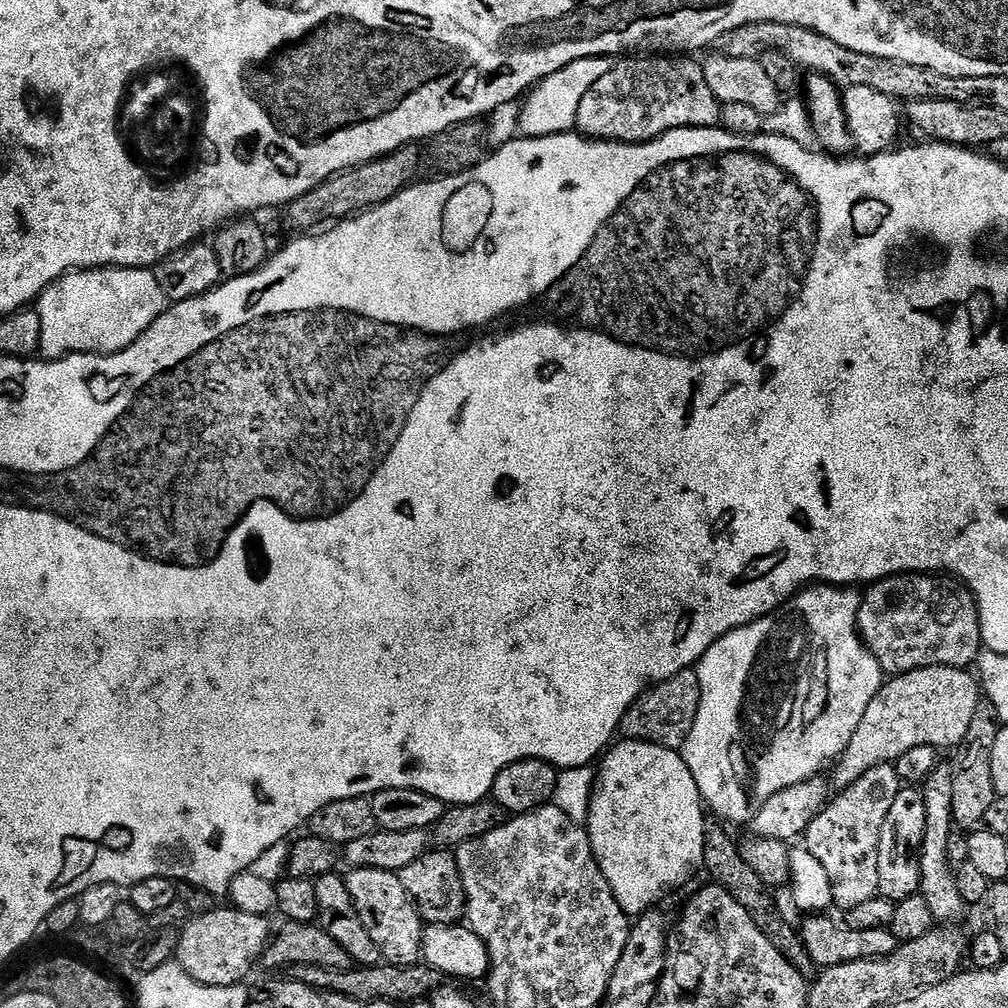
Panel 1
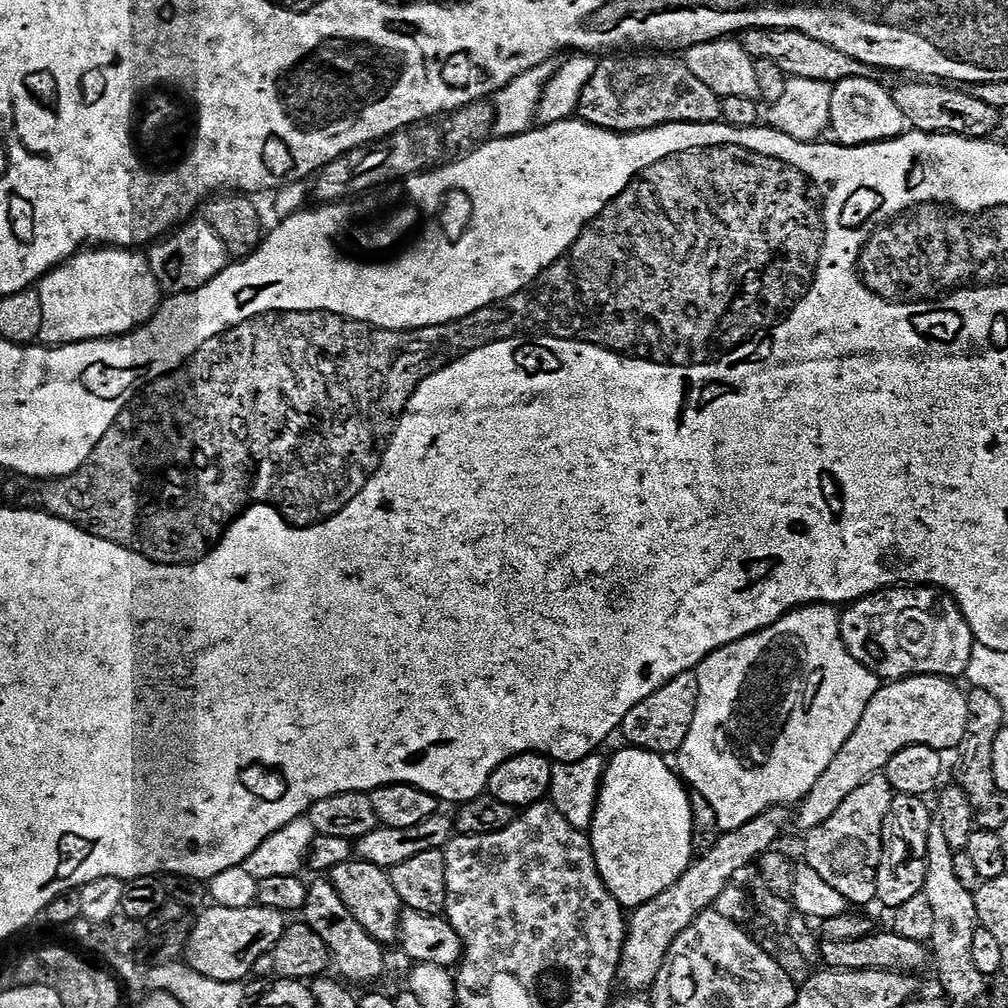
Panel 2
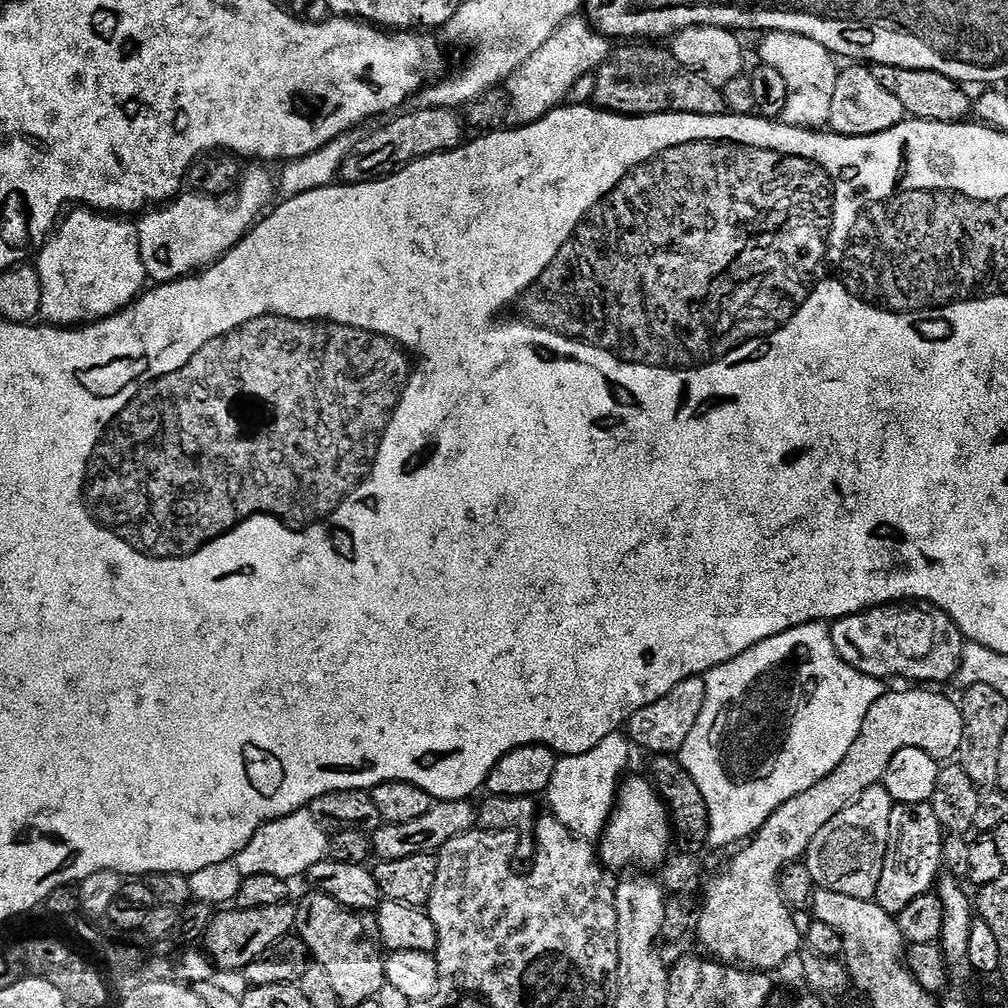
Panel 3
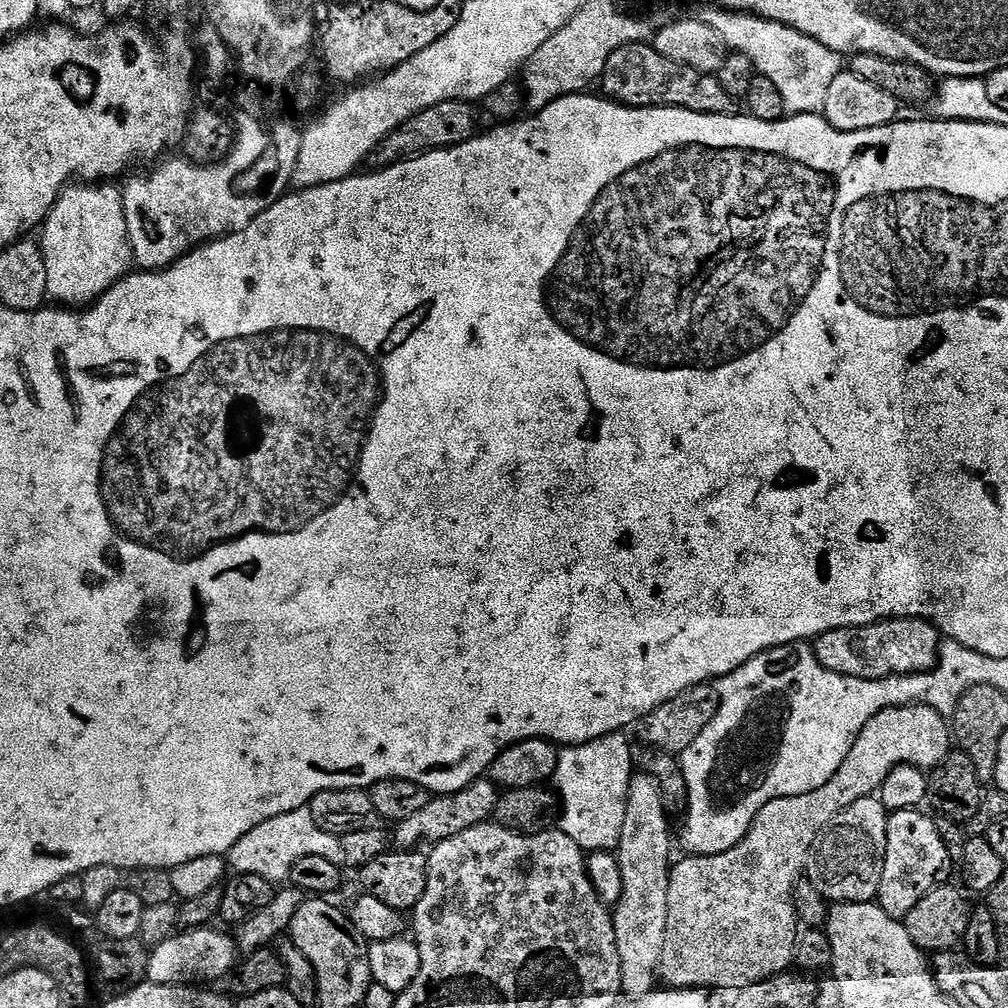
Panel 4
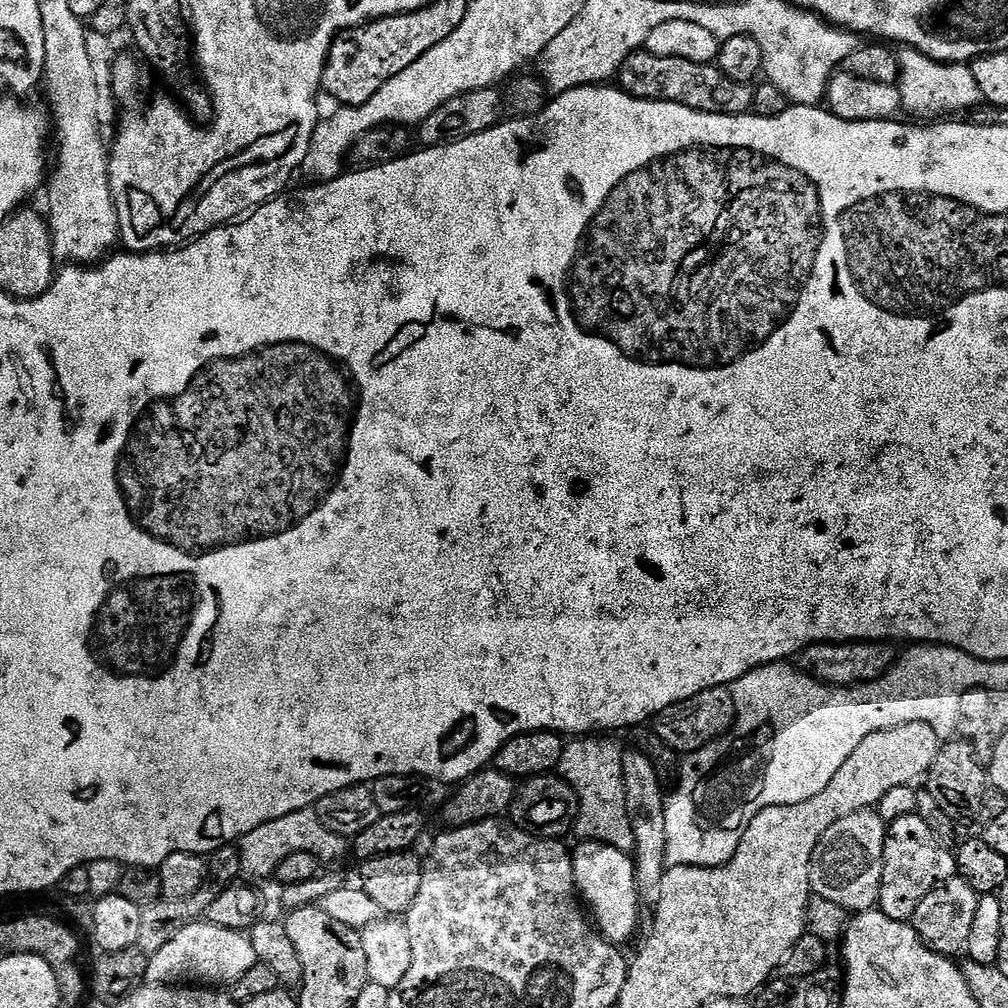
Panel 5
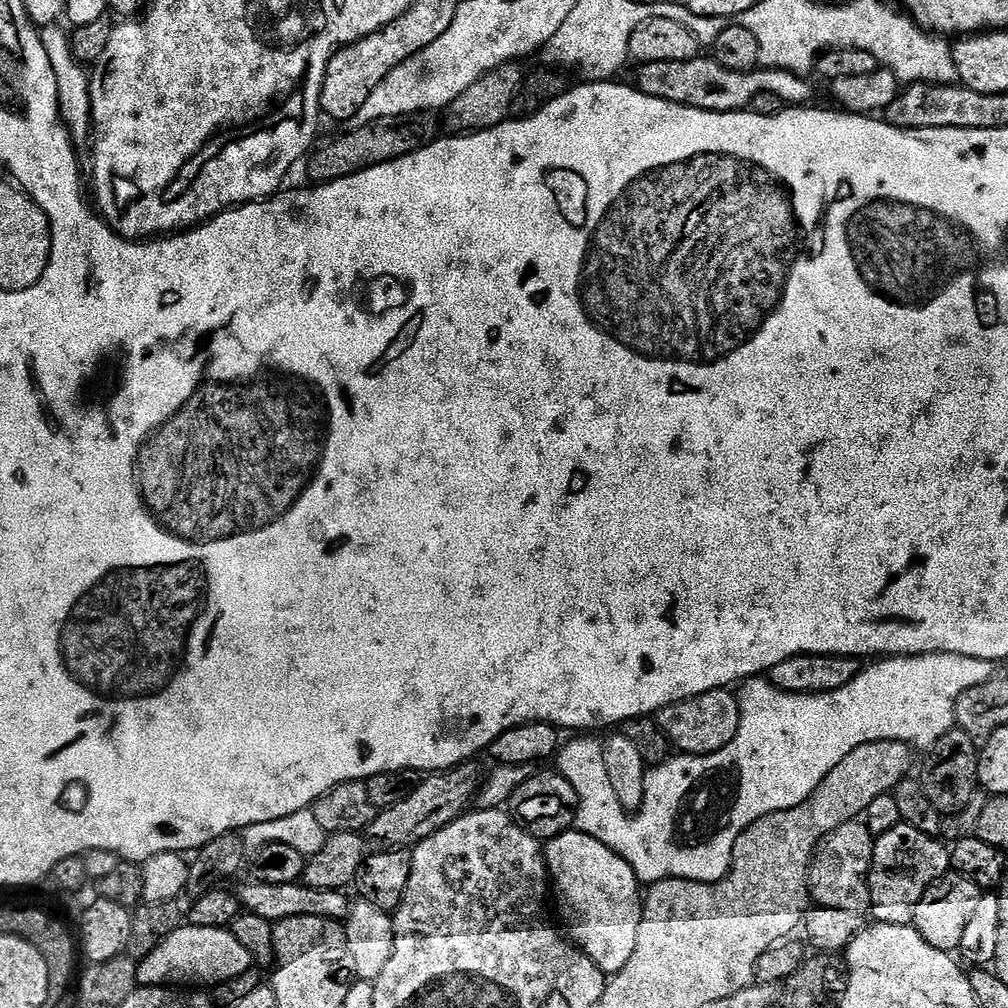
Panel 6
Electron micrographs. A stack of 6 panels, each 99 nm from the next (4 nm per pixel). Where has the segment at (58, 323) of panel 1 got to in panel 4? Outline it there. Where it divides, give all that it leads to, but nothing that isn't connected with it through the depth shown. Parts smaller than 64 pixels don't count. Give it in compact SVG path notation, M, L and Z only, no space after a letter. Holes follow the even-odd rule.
M78 182L68 185L57 198L50 214L41 225L38 243L46 262L48 300L60 306L91 306L96 299L133 271L132 243L126 227L125 206L121 189L108 182Z

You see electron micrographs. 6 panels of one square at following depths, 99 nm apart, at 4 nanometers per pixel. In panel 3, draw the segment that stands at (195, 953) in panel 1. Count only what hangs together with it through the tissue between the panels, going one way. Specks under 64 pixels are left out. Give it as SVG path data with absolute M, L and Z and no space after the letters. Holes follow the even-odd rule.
M285 902L278 906L262 906L258 910L242 910L233 907L231 910L220 910L212 917L212 925L206 937L207 955L217 969L225 968L228 972L239 973L254 958L266 954L274 942L289 935L296 926L296 904Z

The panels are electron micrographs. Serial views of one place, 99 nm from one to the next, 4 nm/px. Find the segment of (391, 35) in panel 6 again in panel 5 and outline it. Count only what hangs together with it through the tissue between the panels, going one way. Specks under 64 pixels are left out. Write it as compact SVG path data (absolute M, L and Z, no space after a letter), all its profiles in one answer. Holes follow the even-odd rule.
M426 7L416 12L403 12L401 16L384 16L381 20L369 20L359 28L348 28L340 33L330 46L328 61L324 64L323 91L329 92L337 105L346 108L370 102L394 74L402 74L406 66L414 66L426 50L434 50L438 42L446 42L446 38L462 26L463 11L432 11L431 7Z

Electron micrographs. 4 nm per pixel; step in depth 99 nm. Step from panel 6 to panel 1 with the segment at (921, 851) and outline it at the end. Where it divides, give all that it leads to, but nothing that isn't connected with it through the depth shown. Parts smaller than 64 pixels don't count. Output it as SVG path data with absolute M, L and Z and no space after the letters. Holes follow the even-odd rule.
M904 786L890 805L890 814L882 822L878 842L879 895L890 901L905 900L920 890L920 851L926 834L926 802L919 787Z

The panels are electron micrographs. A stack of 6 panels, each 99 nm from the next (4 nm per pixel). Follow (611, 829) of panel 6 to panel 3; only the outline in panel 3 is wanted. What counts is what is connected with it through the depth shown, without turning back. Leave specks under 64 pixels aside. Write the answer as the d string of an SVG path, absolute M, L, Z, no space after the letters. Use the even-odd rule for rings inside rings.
M619 731L602 738L602 742L598 742L594 750L586 750L586 754L560 756L557 759L554 778L550 778L546 793L547 811L578 838L596 842L604 833L604 827L616 807L616 793L620 791L622 777L629 771L628 748L630 741L627 735Z

